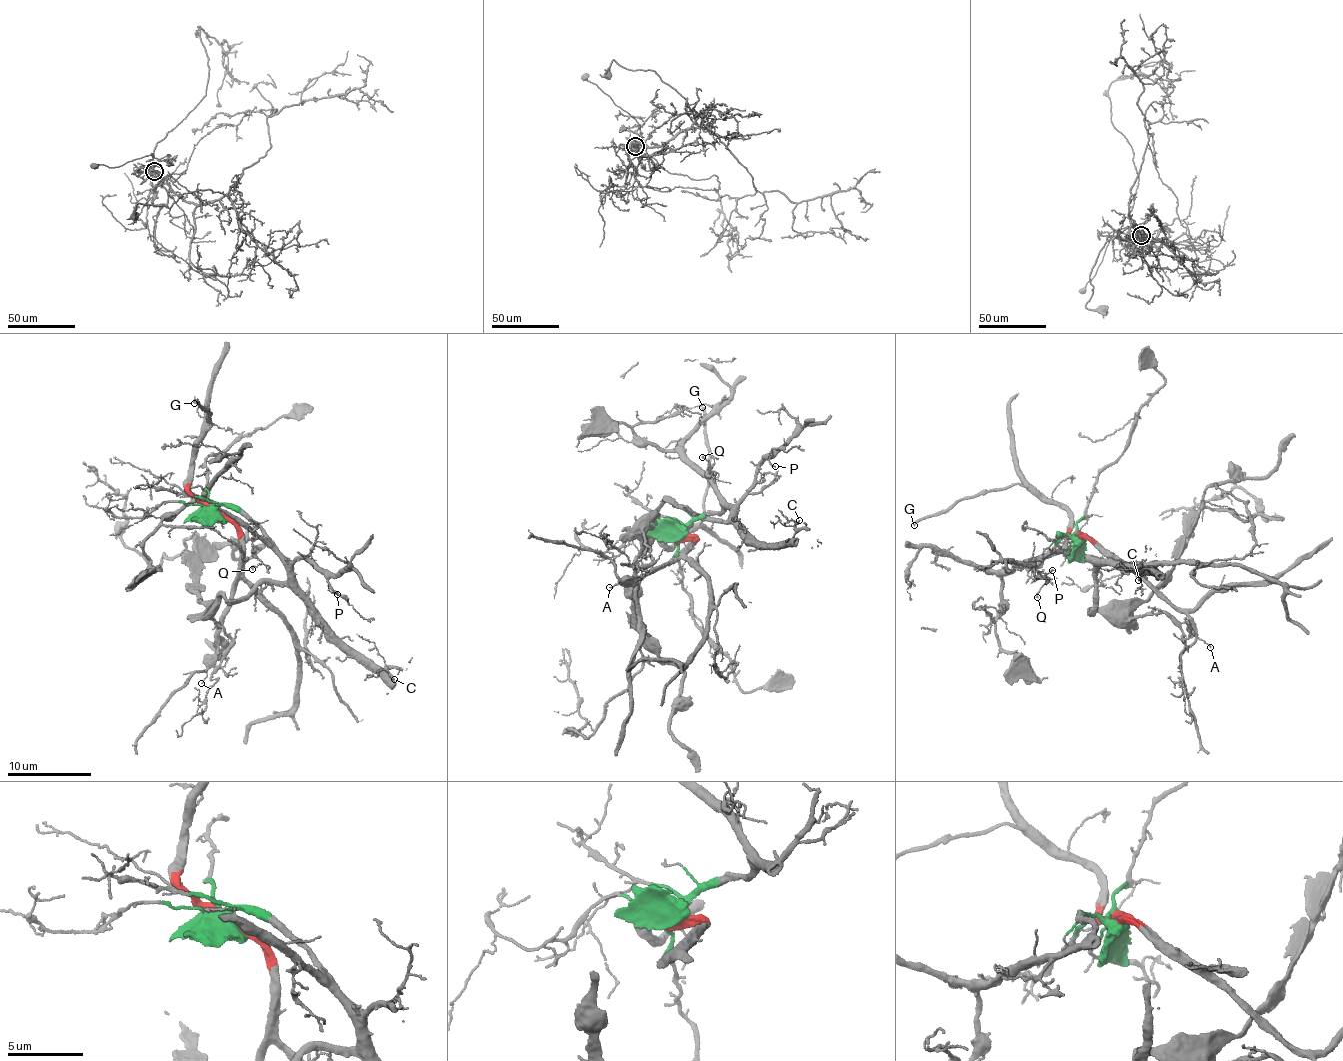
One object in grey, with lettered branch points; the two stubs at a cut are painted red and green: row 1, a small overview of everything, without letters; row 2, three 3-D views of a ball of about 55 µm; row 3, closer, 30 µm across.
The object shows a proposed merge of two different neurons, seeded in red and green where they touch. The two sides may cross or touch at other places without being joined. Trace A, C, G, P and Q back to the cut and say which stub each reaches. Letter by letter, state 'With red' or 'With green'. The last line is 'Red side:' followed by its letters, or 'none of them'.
A: With red
C: With green
G: With red
P: With green
Q: With green
Red side: A, G

